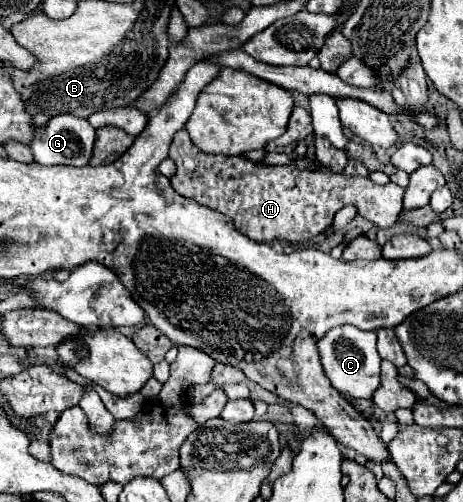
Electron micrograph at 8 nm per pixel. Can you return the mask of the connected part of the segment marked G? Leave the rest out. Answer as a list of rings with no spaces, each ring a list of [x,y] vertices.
[[[57,115],[45,125],[35,129],[33,143],[29,143],[33,159],[41,165],[75,165],[83,167],[91,159],[91,149],[95,141],[95,129],[87,119],[75,115]]]

